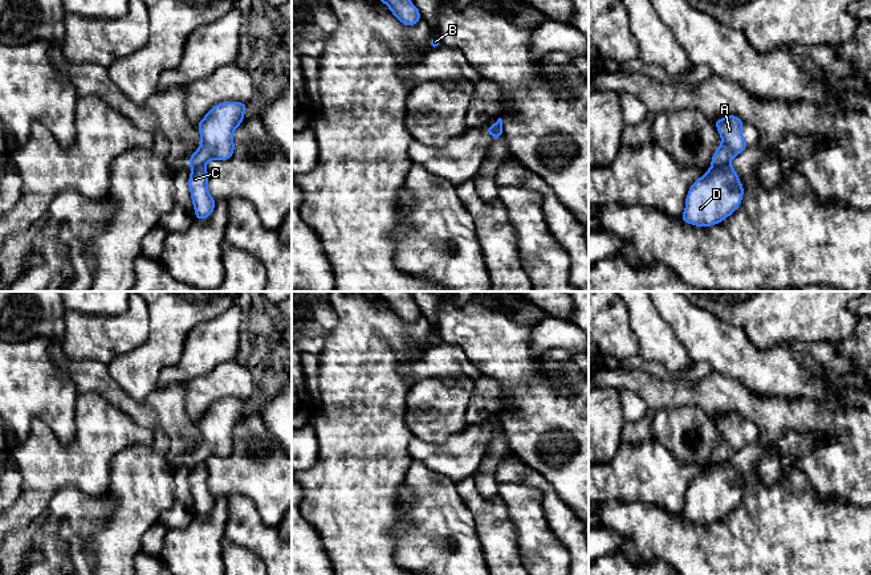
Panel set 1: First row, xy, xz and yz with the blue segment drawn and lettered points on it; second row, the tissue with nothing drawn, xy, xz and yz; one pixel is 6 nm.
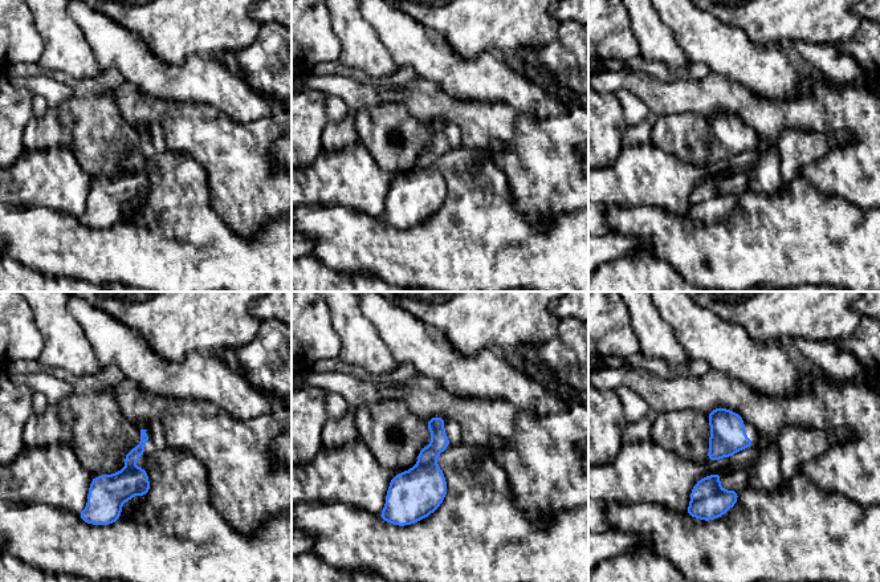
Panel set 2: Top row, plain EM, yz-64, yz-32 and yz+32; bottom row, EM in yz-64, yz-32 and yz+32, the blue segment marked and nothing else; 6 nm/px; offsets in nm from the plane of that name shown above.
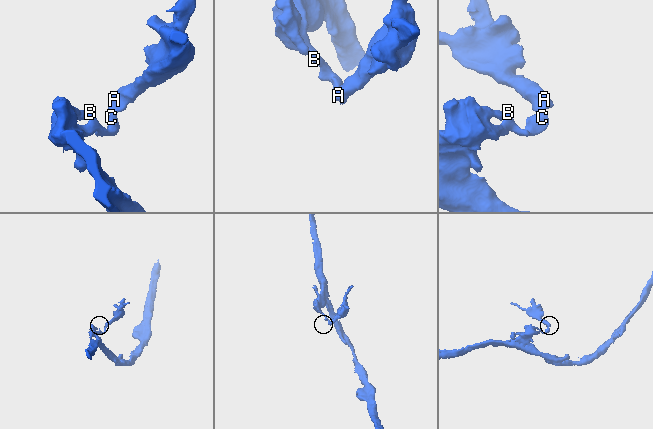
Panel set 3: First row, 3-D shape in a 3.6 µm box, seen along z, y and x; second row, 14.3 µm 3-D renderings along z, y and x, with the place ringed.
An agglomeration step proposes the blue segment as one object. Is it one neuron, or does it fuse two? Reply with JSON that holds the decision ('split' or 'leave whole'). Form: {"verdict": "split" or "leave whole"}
{"verdict": "split"}

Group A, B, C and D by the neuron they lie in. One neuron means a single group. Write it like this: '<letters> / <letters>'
A / B C D

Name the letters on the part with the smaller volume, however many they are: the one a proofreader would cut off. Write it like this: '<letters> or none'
A

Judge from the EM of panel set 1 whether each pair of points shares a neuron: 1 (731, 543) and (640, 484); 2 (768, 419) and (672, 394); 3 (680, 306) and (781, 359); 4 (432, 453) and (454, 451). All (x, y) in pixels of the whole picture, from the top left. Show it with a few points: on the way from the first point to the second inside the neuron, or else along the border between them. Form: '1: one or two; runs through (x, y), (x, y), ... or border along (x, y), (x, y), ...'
1: two; border along (650, 502), (679, 514)
2: one; runs through (744, 402), (733, 395), (696, 394)
3: one; runs through (705, 331), (735, 357), (756, 359)
4: one; runs through (438, 453), (448, 453)

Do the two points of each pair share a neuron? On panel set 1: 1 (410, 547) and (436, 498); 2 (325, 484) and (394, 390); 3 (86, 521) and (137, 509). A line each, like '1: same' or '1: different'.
1: same
2: same
3: different

